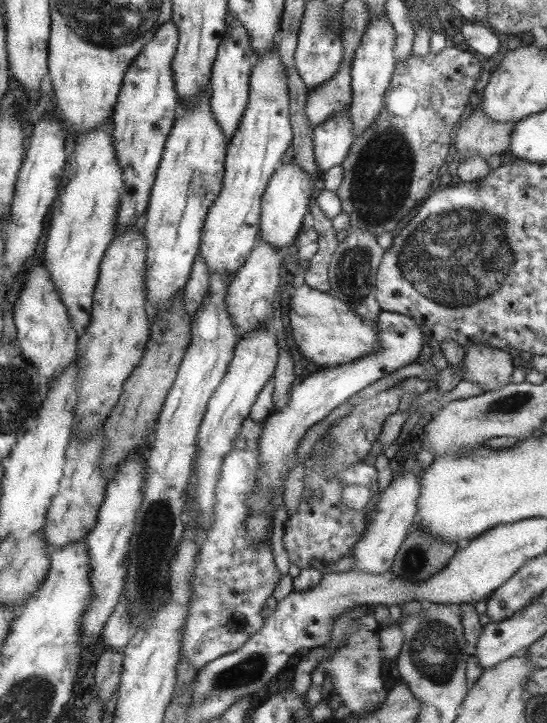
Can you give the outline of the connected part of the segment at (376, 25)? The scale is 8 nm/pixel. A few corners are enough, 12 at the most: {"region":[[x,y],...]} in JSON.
{"region":[[384,12],[368,20],[349,73],[353,139],[383,108],[394,66]]}

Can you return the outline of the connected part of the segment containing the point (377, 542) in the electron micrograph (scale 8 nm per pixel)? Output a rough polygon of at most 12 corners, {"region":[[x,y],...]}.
{"region":[[394,474],[350,549],[383,574],[414,525],[420,476]]}

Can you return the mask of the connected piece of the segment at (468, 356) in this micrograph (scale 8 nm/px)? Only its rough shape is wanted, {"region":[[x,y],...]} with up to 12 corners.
{"region":[[485,343],[464,348],[465,379],[483,393],[509,383],[507,350]]}

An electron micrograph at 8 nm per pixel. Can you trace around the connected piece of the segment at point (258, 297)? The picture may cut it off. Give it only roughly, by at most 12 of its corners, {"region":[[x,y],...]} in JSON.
{"region":[[257,238],[225,310],[243,334],[270,326],[281,247]]}

